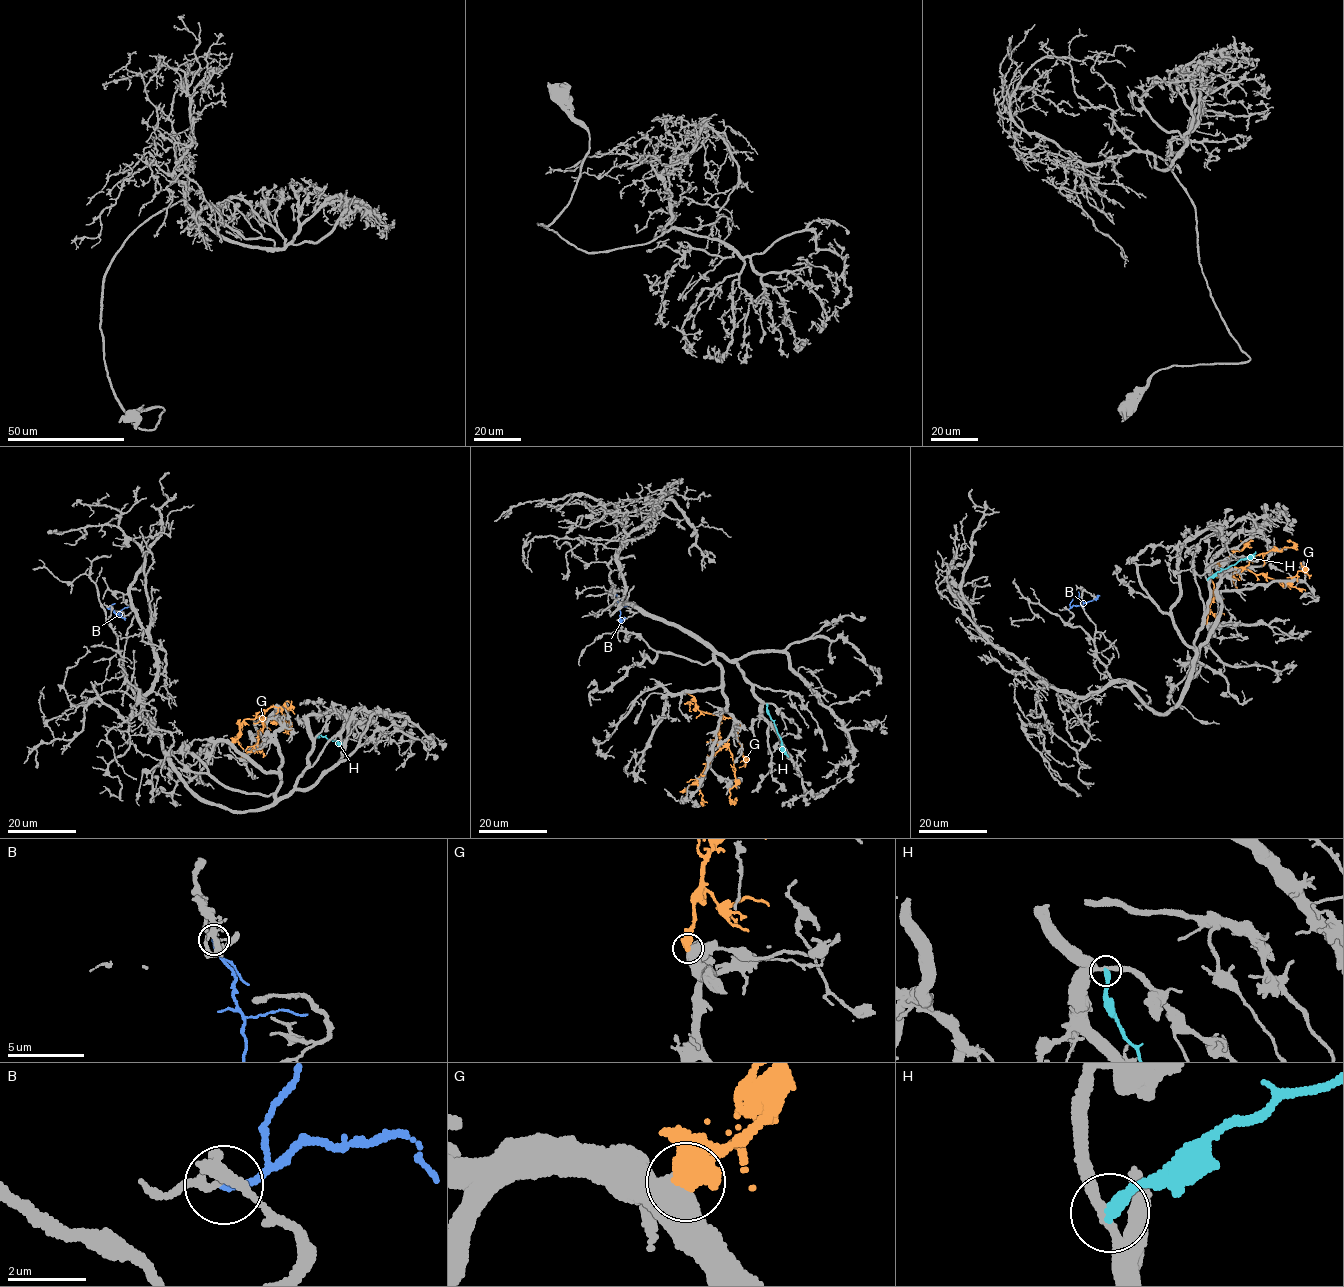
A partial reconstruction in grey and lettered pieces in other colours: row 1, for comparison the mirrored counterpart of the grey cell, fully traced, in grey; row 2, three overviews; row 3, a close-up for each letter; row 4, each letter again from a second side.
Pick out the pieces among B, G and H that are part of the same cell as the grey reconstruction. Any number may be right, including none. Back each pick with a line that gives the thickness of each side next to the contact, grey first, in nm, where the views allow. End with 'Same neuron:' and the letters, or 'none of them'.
Same neuron: none of them

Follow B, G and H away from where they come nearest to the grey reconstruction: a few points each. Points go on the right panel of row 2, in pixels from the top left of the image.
B: (1066, 609), (1094, 598)
G: (1206, 624), (1214, 591), (1210, 576), (1231, 575), (1243, 570), (1257, 555), (1292, 547), (1293, 544), (1286, 541)
H: (1207, 579), (1241, 559), (1251, 558), (1255, 551)

